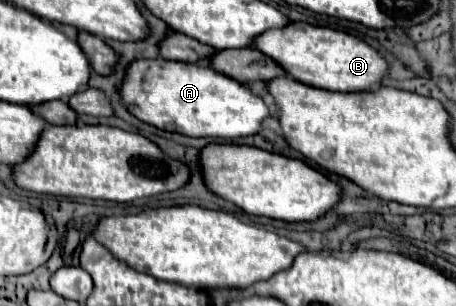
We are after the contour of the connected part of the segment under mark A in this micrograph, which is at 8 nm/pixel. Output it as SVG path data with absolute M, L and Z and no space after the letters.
M137 60L127 70L127 76L121 84L121 96L125 106L133 116L139 120L153 124L167 132L179 132L193 138L241 138L241 136L255 136L263 128L263 120L271 118L269 108L265 102L251 94L249 88L221 72L213 70L205 64L181 64L171 60Z

